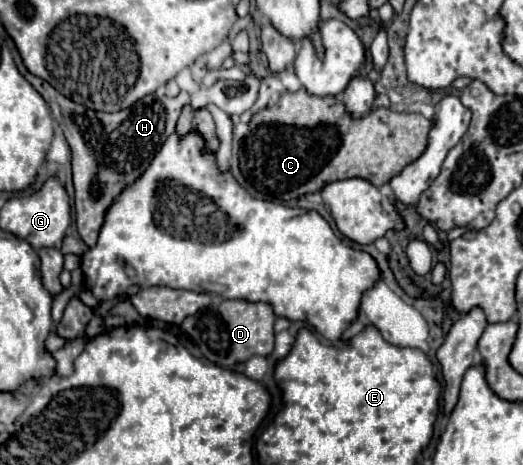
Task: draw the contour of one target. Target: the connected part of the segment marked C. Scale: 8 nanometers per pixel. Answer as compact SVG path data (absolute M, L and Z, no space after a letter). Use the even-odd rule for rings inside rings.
M305 88L287 92L275 106L259 110L249 122L249 134L243 140L241 172L265 198L289 202L309 192L319 192L325 184L345 178L365 178L377 188L403 172L427 148L433 120L415 112L393 112L389 108L371 110L363 118L353 118L345 104L335 96L311 96Z

